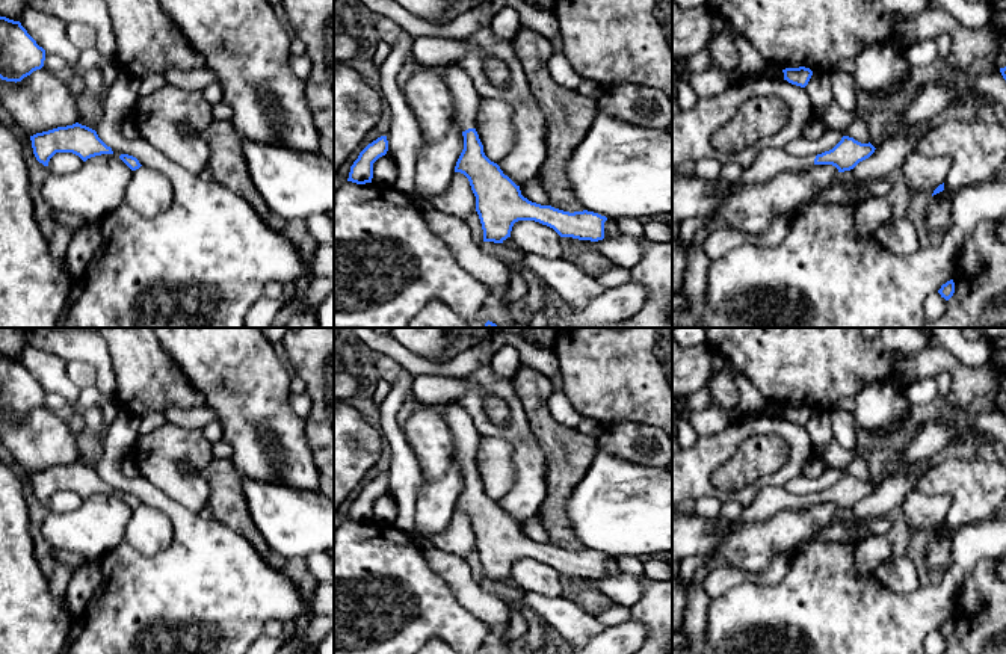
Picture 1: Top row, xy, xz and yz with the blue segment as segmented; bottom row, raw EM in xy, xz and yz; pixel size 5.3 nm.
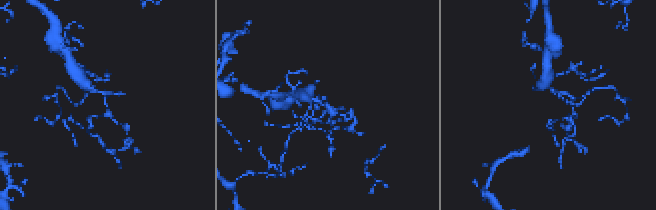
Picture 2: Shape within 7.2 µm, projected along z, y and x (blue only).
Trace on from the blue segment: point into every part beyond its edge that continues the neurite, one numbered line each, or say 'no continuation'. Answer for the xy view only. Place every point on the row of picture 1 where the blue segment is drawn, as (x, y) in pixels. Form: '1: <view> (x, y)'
no continuation

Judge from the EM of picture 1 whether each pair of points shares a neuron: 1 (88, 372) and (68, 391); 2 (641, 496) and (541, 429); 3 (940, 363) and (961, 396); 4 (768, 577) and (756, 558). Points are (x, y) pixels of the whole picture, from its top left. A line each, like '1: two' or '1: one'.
1: two
2: two
3: one
4: two

